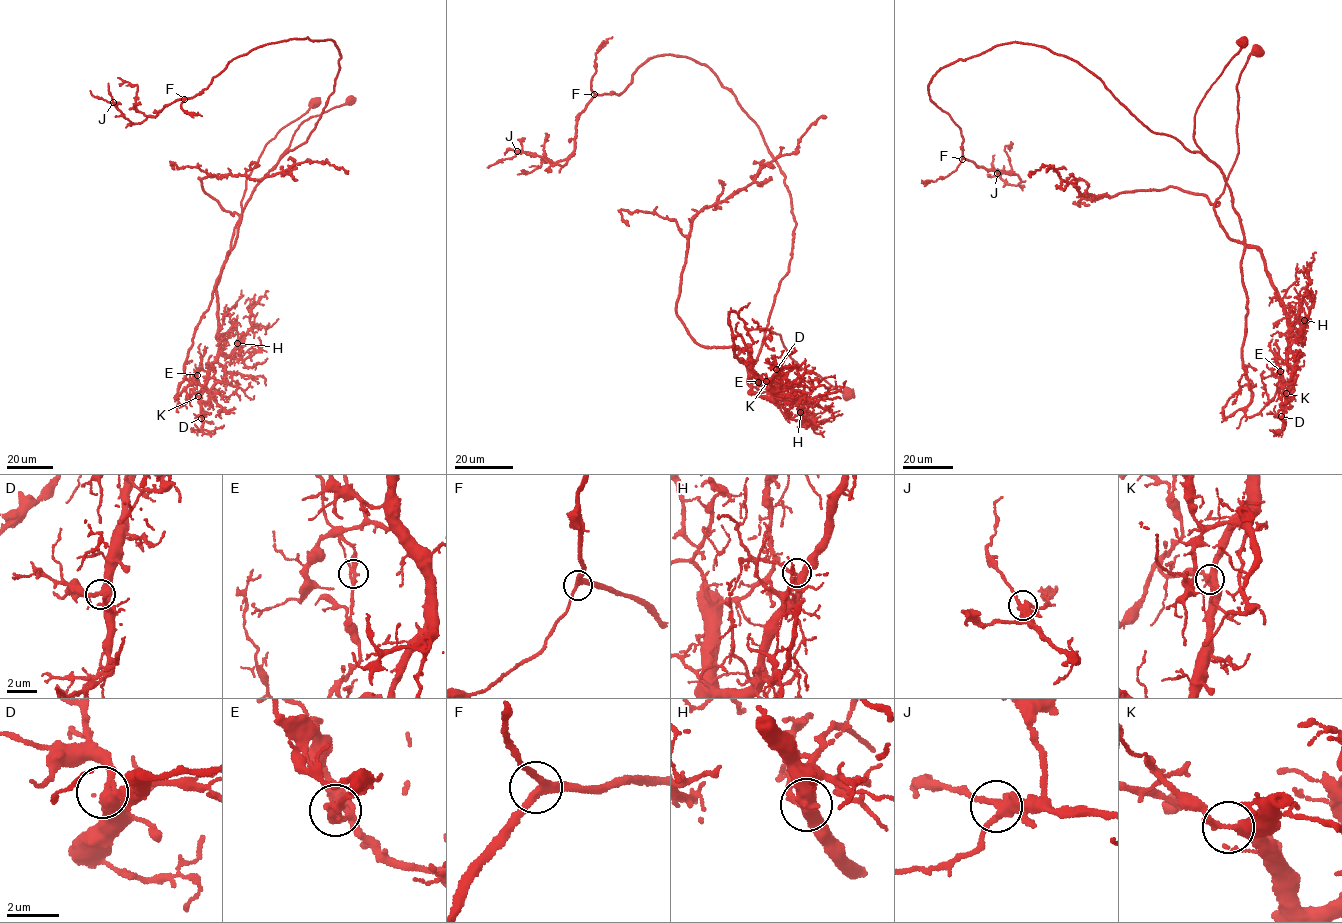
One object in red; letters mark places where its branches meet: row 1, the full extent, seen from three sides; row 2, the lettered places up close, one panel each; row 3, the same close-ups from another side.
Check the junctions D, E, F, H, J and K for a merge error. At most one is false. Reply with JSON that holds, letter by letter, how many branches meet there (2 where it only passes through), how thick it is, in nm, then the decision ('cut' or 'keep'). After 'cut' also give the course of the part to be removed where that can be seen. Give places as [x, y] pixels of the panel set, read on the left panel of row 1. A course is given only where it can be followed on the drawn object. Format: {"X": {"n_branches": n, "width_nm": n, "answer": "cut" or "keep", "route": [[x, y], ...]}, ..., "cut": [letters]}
{"D": {"n_branches": 3, "width_nm": 400, "answer": "keep"}, "E": {"n_branches": 3, "width_nm": 240, "answer": "cut", "route": [[197, 374], [182, 405], [235, 224], [307, 140], [339, 49], [263, 44], [138, 123], [90, 90]]}, "F": {"n_branches": 3, "width_nm": 300, "answer": "keep"}, "H": {"n_branches": 3, "width_nm": 380, "answer": "keep"}, "J": {"n_branches": 3, "width_nm": 340, "answer": "keep"}, "K": {"n_branches": 3, "width_nm": 320, "answer": "keep"}, "cut": ["E"]}

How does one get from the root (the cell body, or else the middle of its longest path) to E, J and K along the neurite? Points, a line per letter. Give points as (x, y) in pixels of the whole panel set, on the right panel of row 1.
E: (1255, 51), (1237, 85), (1237, 156), (1214, 210), (1228, 237), (1260, 252), (1283, 307), (1288, 342), (1280, 371)
J: (1255, 51), (1214, 205), (1244, 242), (1220, 169), (1034, 44), (928, 87), (962, 157), (997, 173)
K: (1255, 51), (1237, 85), (1237, 156), (1214, 210), (1228, 237), (1260, 252), (1283, 307), (1292, 373), (1286, 393)

